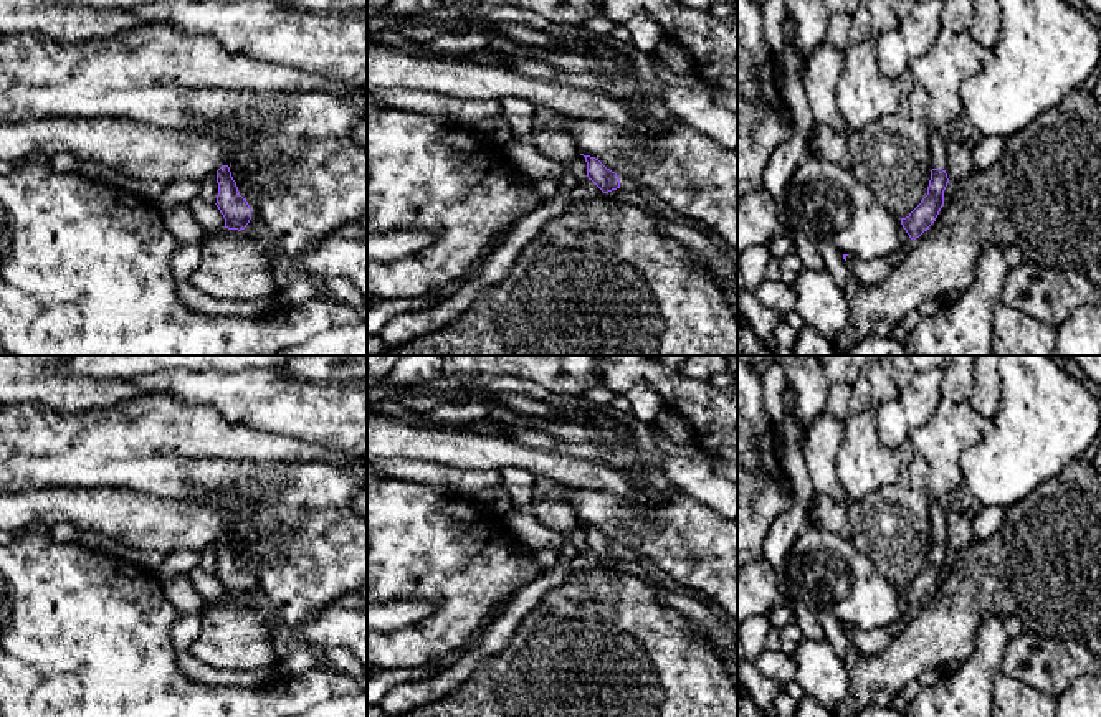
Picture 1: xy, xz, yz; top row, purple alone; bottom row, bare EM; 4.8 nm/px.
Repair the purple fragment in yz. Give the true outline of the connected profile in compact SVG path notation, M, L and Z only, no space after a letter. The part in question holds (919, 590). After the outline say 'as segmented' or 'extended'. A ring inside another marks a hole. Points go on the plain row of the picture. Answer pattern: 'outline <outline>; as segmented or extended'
outline M931 501L929 506L929 530L931 530L931 550L927 557L927 565L921 573L906 586L901 588L901 595L914 611L936 591L942 575L944 560L947 557L947 515L951 510L957 509L954 502Z; extended

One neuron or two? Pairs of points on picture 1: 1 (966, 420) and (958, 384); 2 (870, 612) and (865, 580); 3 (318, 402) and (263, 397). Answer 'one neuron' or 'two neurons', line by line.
1: two neurons
2: one neuron
3: one neuron

